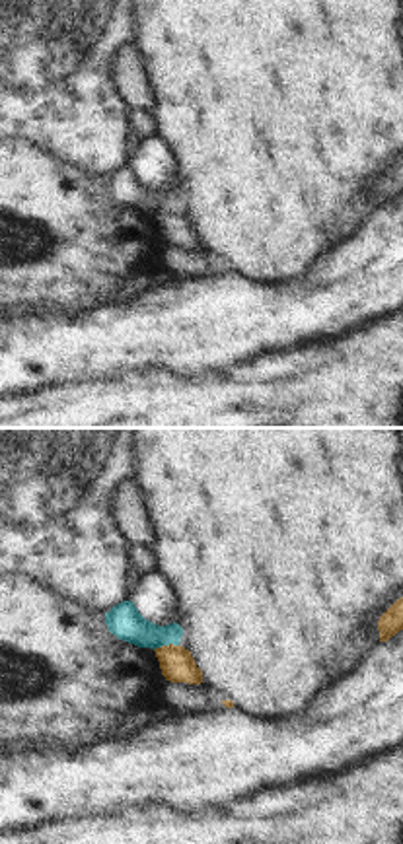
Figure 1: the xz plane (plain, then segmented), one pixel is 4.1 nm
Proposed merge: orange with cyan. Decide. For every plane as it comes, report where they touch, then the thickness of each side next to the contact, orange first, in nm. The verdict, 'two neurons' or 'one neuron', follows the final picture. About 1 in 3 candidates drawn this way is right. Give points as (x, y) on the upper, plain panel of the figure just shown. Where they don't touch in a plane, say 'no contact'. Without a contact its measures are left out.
meets orange at (166, 210); 140 nm thick on the orange side, 140 nm on the other

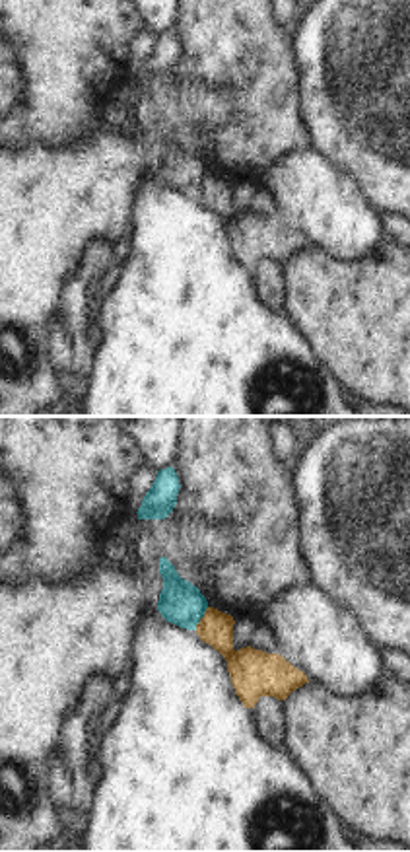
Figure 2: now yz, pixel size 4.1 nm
meets orange at (201, 183); 140 nm thick on the orange side, 180 nm on the other

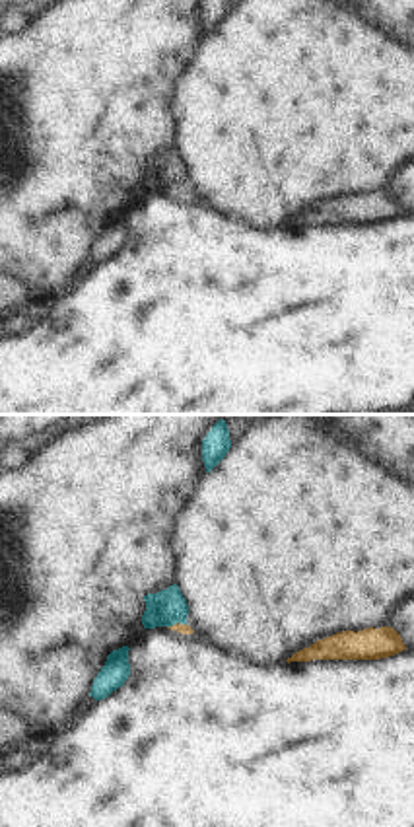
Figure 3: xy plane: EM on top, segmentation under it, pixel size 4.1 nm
meets orange at (177, 187); 50 nm thick on the orange side, 150 nm on the other

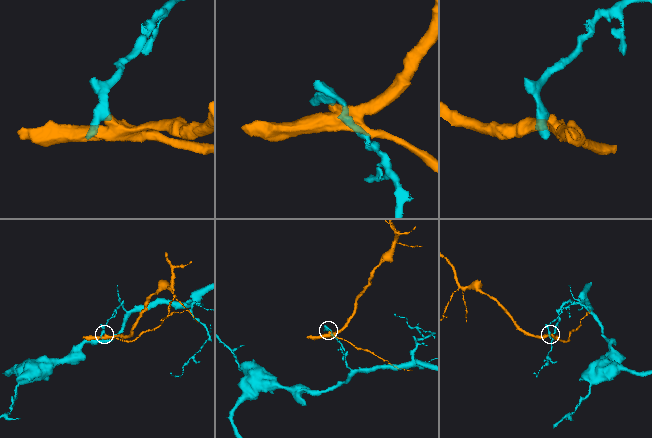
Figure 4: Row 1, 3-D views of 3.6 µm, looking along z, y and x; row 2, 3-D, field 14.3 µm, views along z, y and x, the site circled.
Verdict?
two neurons

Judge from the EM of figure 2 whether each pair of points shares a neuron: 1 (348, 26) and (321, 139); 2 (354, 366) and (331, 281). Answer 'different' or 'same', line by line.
1: same
2: same

